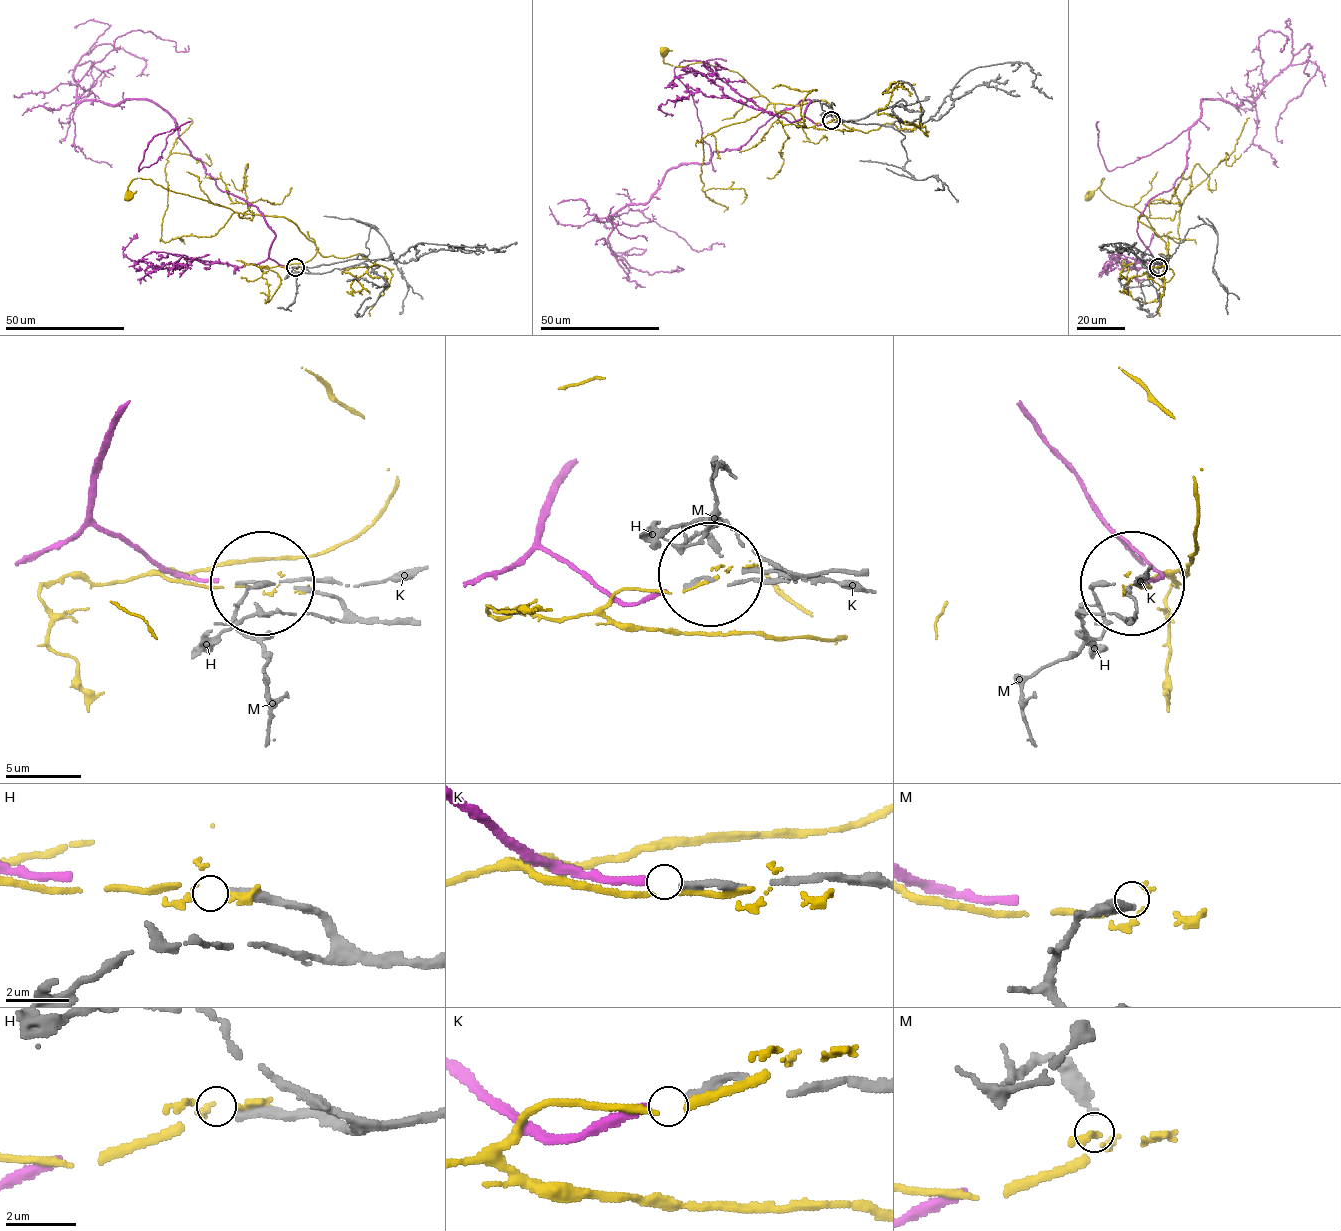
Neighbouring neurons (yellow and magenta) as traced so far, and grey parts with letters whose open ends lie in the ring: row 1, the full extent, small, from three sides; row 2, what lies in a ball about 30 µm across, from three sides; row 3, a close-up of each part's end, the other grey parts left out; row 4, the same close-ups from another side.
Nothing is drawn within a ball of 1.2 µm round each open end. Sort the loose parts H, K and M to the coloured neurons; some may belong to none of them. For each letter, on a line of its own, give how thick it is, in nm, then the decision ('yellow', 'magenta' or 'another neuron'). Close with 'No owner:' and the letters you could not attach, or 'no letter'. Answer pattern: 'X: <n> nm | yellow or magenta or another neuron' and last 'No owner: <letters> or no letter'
H: 320 nm | another neuron
K: 240 nm | magenta
M: 320 nm | yellow
No owner: H

